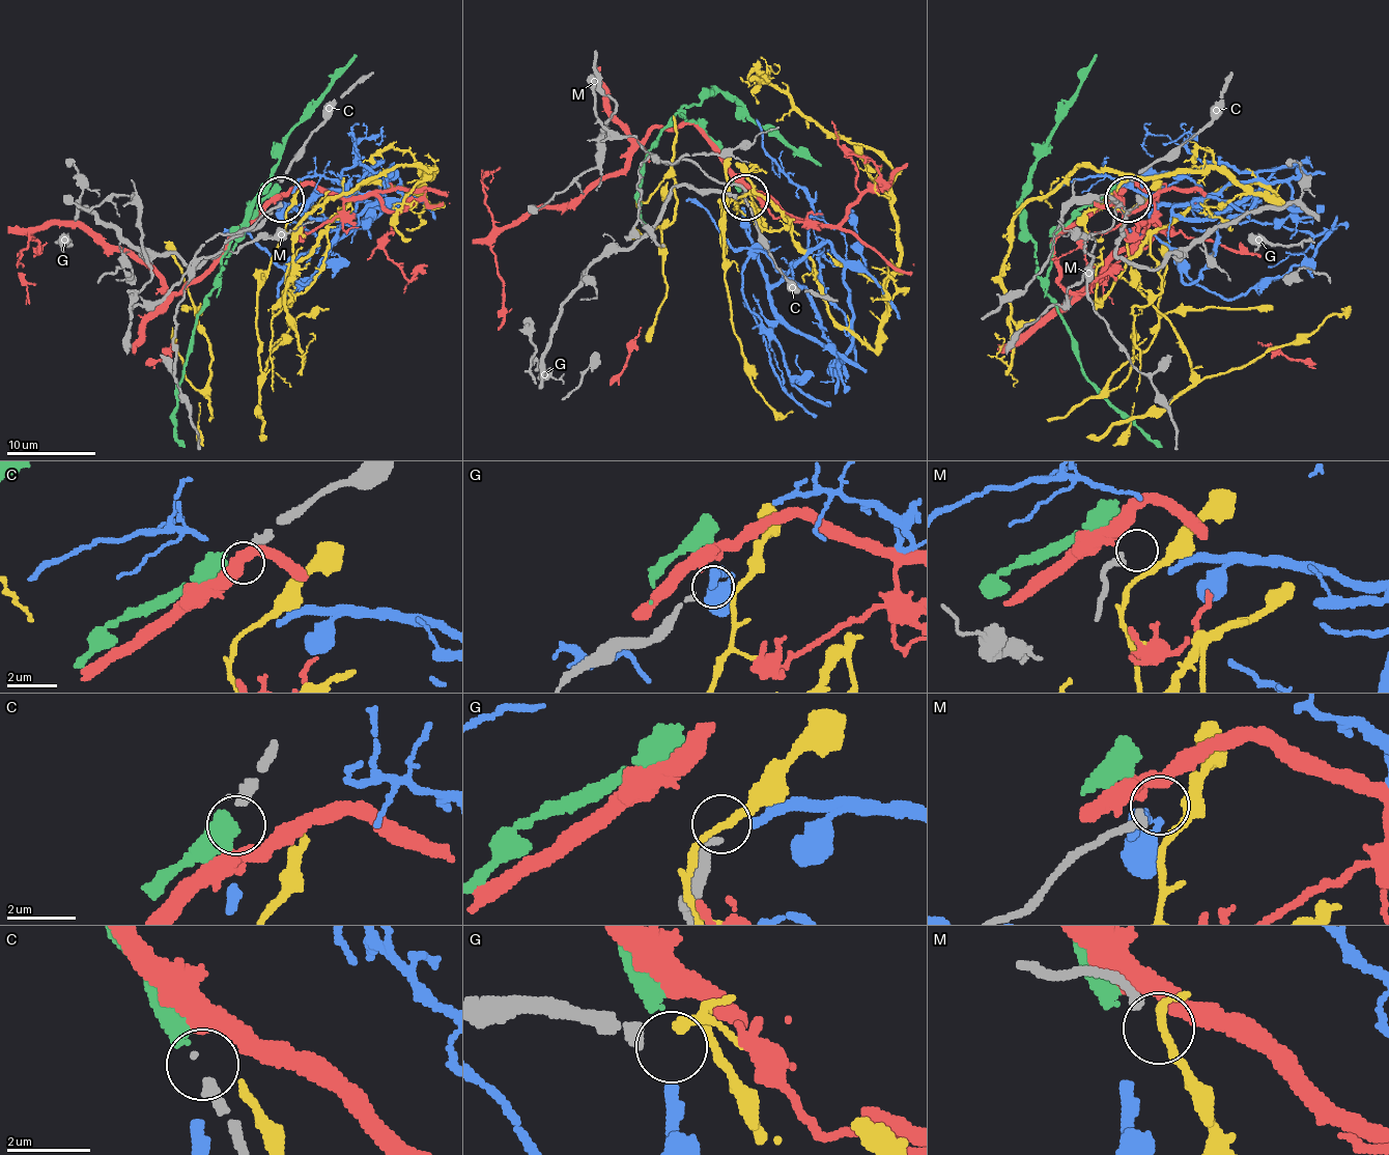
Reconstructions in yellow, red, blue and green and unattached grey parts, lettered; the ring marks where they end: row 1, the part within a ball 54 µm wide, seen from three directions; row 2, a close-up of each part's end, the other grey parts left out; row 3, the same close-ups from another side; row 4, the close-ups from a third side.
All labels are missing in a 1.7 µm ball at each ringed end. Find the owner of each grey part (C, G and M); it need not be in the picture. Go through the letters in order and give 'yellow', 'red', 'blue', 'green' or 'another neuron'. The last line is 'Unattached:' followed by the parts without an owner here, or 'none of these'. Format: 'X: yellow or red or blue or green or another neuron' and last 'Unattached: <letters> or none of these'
C: green
G: blue
M: another neuron
Unattached: M

